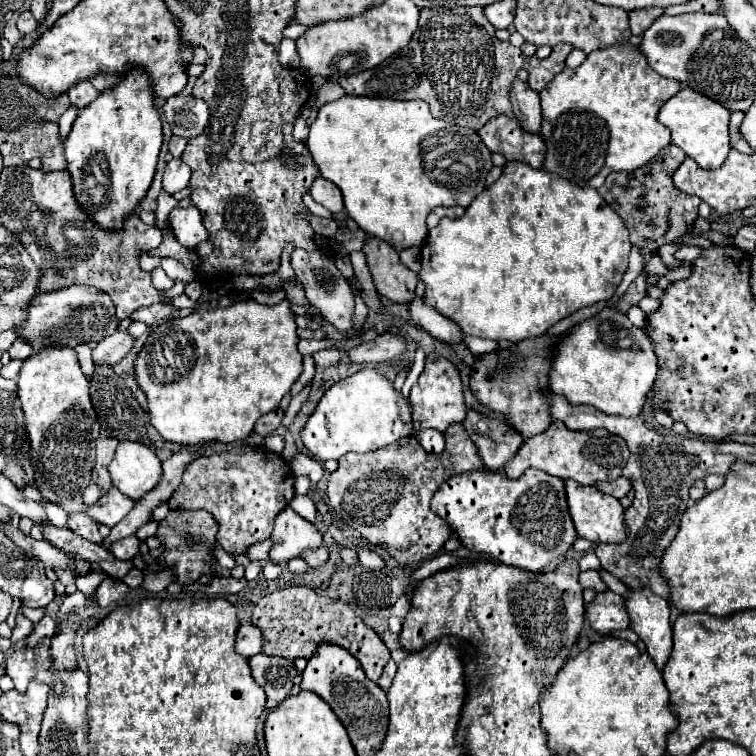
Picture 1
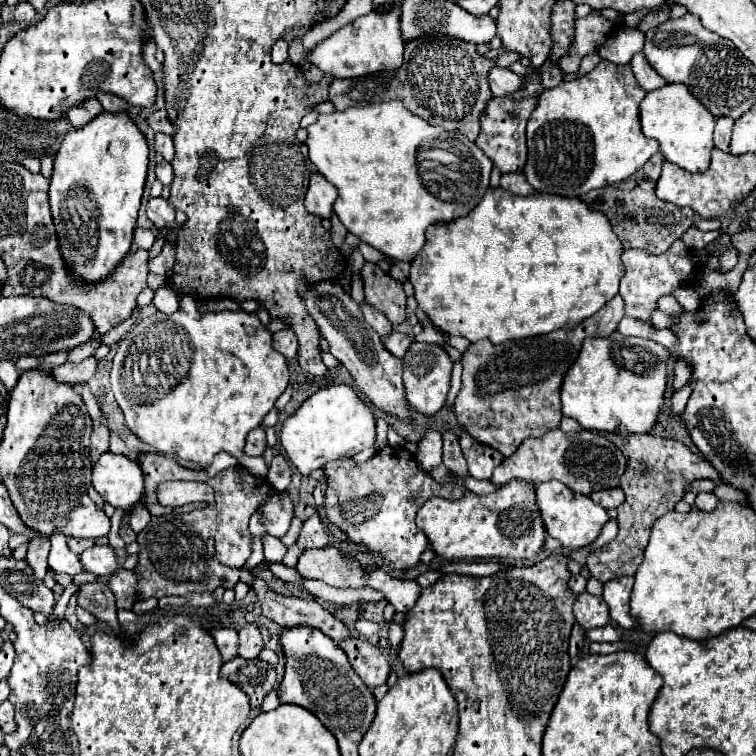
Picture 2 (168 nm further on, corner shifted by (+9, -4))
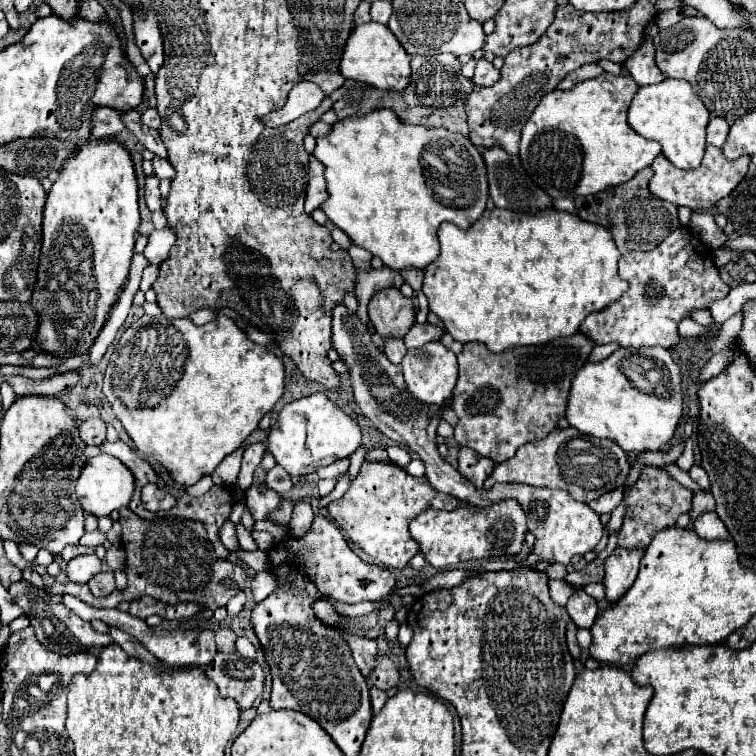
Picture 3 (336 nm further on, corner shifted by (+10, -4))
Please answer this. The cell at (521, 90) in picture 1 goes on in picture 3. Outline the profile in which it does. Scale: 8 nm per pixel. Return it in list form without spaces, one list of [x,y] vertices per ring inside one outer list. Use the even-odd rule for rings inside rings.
[[[487,59],[475,61],[475,75],[473,75],[475,85],[493,85],[497,77],[499,77],[499,71]]]

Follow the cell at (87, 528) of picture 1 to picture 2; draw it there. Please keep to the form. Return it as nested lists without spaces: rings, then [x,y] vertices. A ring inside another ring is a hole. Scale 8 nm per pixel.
[[[68,537],[68,547],[72,553],[82,555],[86,549],[90,549],[94,545],[92,539],[78,539],[78,537]]]

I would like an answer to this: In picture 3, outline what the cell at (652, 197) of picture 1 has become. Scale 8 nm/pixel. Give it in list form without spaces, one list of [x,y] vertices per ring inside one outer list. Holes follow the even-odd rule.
[[[647,167],[641,173],[637,173],[637,177],[627,181],[625,185],[617,185],[617,189],[607,189],[605,193],[597,193],[593,197],[575,199],[579,217],[589,223],[597,223],[597,225],[605,227],[613,235],[613,239],[623,255],[629,251],[655,249],[679,225],[677,207],[671,203],[665,203],[649,193],[647,185],[649,185],[651,173],[653,173],[653,169]]]

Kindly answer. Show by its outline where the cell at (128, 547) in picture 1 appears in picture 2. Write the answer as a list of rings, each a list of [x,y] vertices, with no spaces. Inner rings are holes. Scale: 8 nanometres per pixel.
[[[94,545],[94,547],[86,549],[80,555],[80,561],[86,571],[90,571],[98,577],[112,575],[118,569],[118,557],[110,545]]]

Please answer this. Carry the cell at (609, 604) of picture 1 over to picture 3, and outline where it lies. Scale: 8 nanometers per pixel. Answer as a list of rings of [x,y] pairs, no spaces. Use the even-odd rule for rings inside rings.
[[[575,589],[575,593],[569,597],[567,611],[569,611],[571,621],[583,629],[589,629],[599,615],[597,601],[593,597],[589,597],[583,589]]]

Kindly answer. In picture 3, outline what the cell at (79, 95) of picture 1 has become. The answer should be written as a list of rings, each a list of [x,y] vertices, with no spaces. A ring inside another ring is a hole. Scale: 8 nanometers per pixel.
[[[97,109],[93,113],[93,139],[107,139],[115,137],[123,131],[123,121],[121,121],[121,111],[115,109]]]

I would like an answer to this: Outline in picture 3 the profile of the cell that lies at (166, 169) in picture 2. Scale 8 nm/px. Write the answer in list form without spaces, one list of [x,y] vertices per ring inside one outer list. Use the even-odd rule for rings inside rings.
[[[153,157],[153,173],[159,179],[173,179],[175,177],[175,169],[171,167],[171,163],[161,157]]]

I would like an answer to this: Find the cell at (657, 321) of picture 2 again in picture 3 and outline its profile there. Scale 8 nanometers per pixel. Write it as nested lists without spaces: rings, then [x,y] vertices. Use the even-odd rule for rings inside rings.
[[[683,319],[679,323],[679,333],[681,333],[681,337],[699,337],[699,335],[701,337],[711,337],[713,335],[709,327],[703,327],[703,325],[699,325],[691,319]]]

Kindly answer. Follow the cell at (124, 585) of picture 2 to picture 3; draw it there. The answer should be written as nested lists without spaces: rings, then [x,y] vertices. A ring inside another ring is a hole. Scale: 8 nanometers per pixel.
[[[101,571],[87,585],[95,597],[105,597],[115,589],[115,579],[111,571]]]

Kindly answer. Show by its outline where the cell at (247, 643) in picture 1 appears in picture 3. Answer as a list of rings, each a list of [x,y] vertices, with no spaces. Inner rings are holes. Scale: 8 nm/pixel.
[[[63,595],[63,601],[61,601],[71,613],[75,613],[77,617],[85,619],[85,621],[93,621],[93,619],[99,619],[111,627],[119,627],[123,629],[125,633],[133,635],[137,641],[141,641],[147,651],[151,651],[159,661],[163,661],[165,665],[173,667],[173,669],[189,669],[189,667],[205,667],[209,665],[209,661],[213,661],[213,653],[217,653],[217,647],[215,647],[215,633],[211,629],[189,629],[189,631],[155,631],[151,629],[143,619],[137,619],[133,617],[131,613],[125,613],[125,611],[119,611],[119,609],[97,609],[97,607],[91,607],[87,603],[83,603],[81,599],[73,597],[73,595]]]

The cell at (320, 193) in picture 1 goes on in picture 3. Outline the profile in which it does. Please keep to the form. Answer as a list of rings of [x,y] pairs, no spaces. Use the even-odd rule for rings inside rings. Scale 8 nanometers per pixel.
[[[313,155],[309,157],[309,187],[307,187],[307,197],[305,197],[305,211],[311,213],[313,209],[317,209],[327,197],[327,189],[325,189],[325,177],[323,177],[323,165],[321,161],[317,161]]]

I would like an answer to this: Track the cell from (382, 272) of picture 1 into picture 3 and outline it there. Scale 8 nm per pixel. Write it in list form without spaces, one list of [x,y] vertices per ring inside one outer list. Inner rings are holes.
[[[383,289],[369,301],[369,319],[375,331],[385,339],[401,339],[415,323],[415,313],[413,301],[399,289]]]

